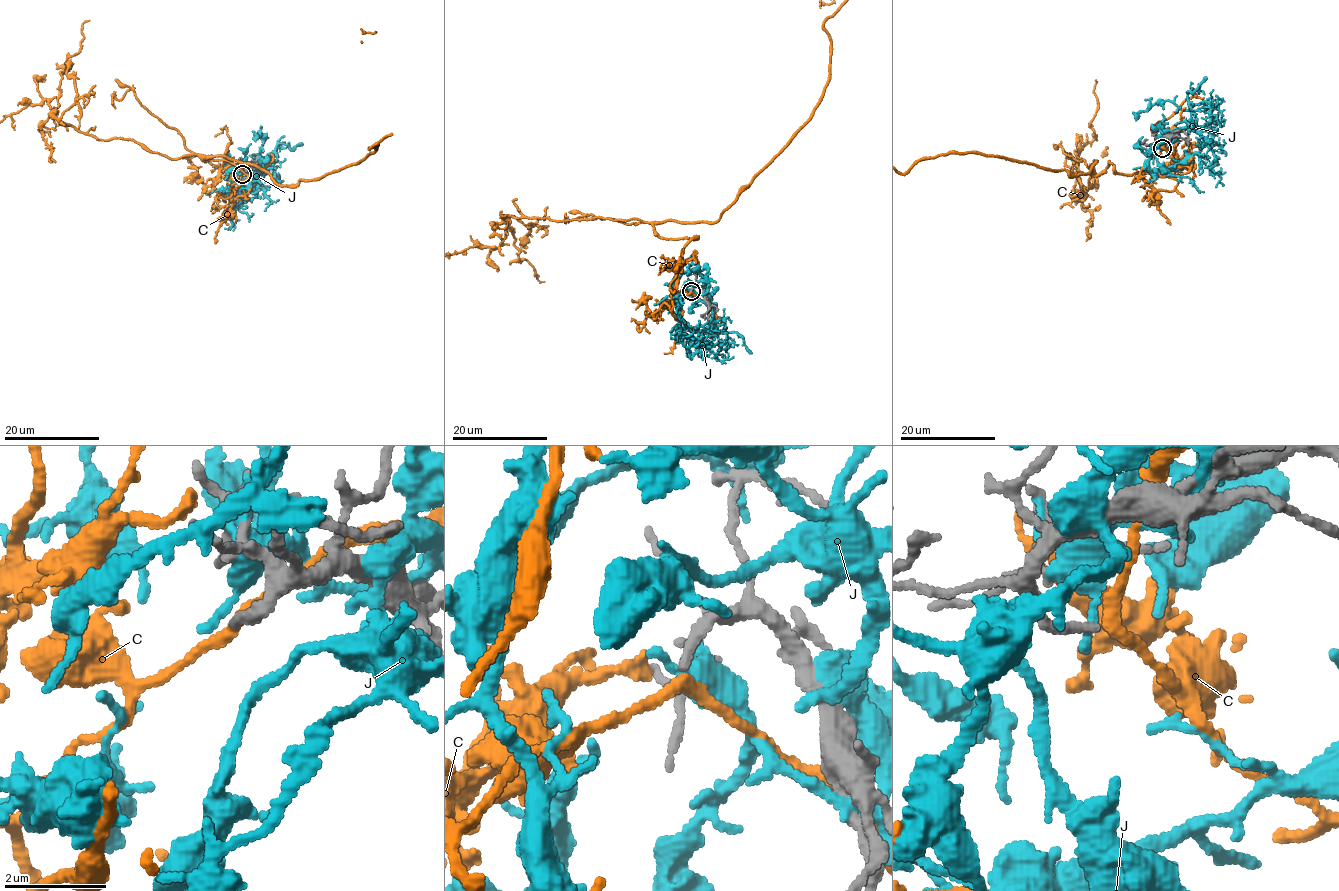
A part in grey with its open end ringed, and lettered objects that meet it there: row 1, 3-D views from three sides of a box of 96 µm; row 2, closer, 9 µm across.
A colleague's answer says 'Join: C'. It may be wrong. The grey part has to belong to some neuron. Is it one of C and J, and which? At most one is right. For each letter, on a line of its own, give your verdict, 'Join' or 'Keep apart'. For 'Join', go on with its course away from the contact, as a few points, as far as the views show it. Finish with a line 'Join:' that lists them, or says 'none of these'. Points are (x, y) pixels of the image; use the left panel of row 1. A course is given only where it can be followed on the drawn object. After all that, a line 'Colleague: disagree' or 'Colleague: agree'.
C: Join
J: Keep apart
Join: C
Colleague: agree

